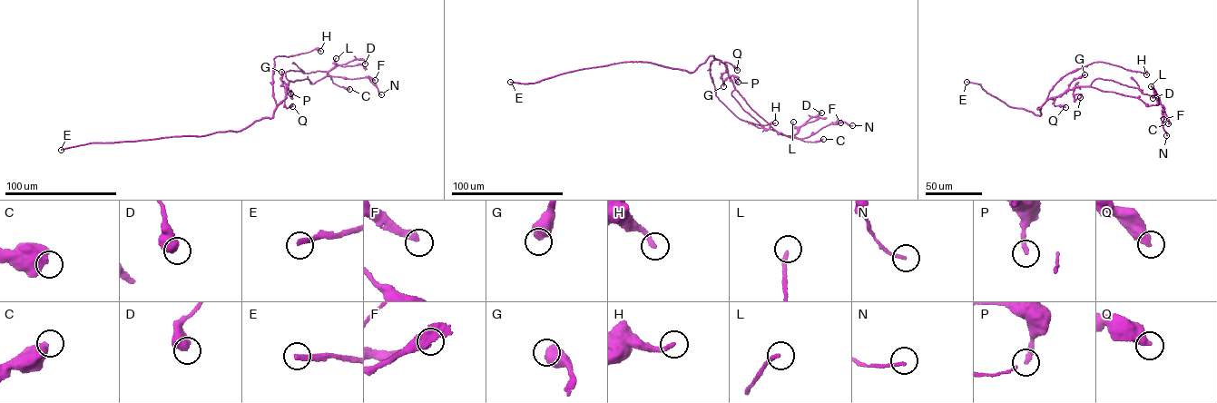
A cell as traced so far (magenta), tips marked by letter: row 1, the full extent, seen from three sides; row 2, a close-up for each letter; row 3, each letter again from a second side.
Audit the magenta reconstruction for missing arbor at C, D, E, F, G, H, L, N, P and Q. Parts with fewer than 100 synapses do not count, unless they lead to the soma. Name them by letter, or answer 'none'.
E

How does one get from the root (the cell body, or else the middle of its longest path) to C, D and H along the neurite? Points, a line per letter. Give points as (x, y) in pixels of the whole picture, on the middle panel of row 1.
C: (707, 59), (713, 55), (723, 63), (735, 89), (778, 132), (804, 142), (823, 139)
D: (707, 59), (713, 55), (723, 63), (735, 89), (778, 132), (793, 137), (806, 122), (821, 113)
H: (707, 59), (713, 55), (715, 59), (709, 69), (715, 94), (733, 113), (758, 124), (775, 122)

